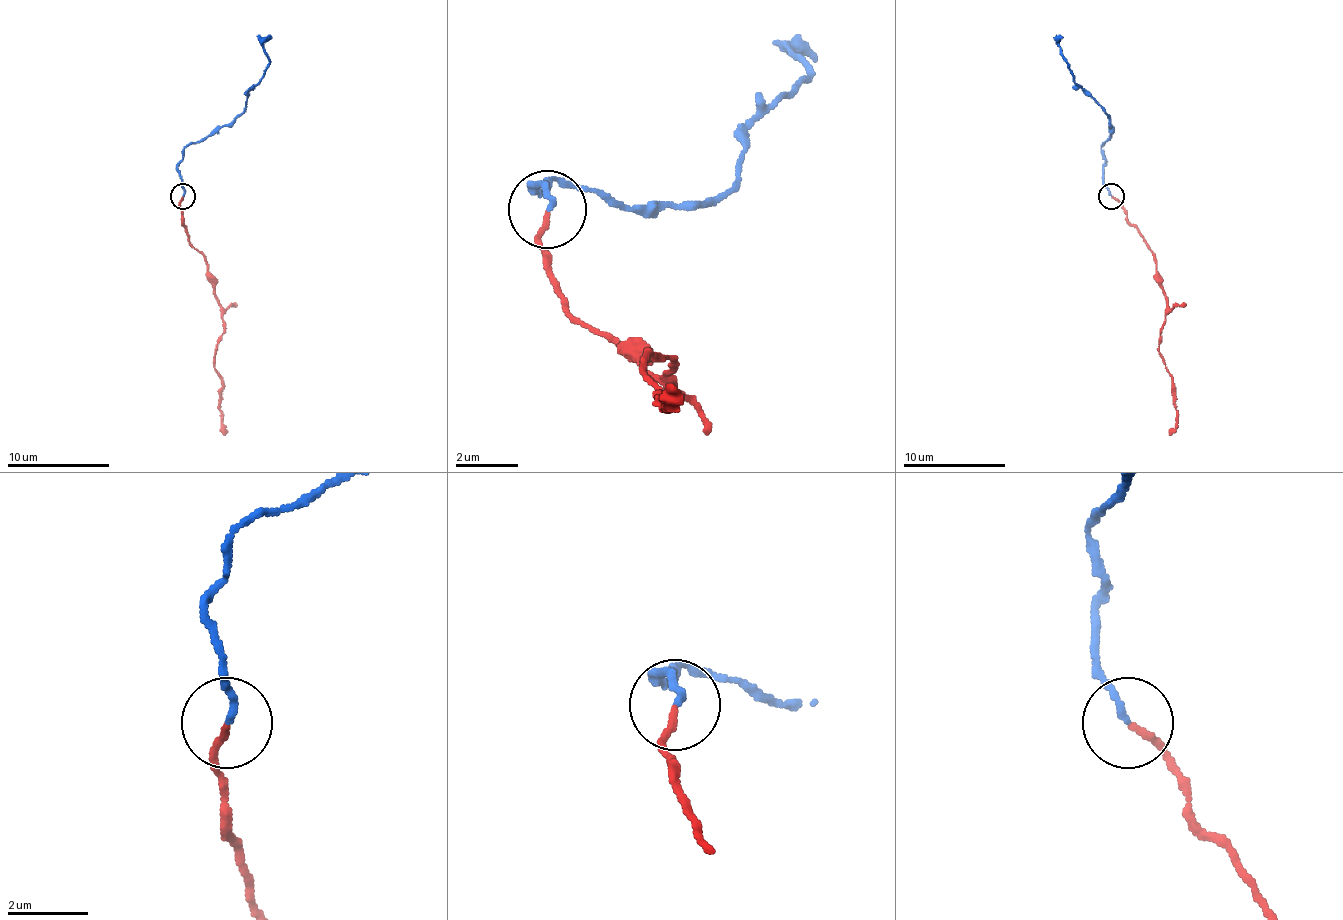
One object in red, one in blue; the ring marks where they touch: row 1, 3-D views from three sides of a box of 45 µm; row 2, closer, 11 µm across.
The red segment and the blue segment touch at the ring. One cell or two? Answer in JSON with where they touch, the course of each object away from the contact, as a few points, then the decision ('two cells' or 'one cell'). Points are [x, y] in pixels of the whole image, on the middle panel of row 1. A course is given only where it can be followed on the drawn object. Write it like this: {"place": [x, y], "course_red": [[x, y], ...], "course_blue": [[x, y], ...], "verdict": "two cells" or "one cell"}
{"place": [547, 209], "course_red": [[545, 207], [538, 238], [561, 301], [654, 378], [670, 370], [654, 355], [646, 370], [662, 409], [677, 386]], "course_blue": [[545, 207], [530, 184], [553, 176], [708, 207], [739, 176], [739, 137], [809, 75], [794, 52], [817, 60]], "verdict": "two cells"}

